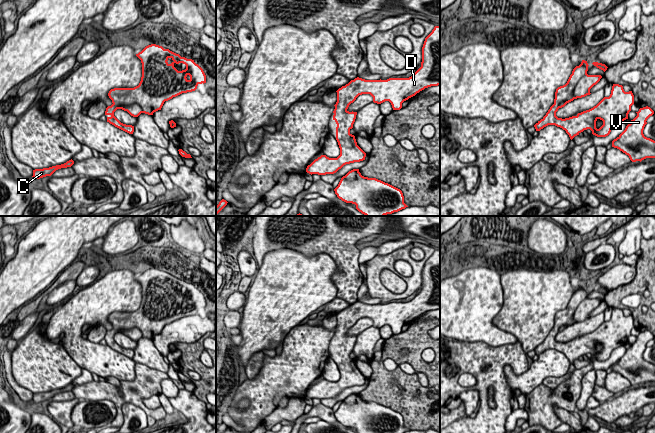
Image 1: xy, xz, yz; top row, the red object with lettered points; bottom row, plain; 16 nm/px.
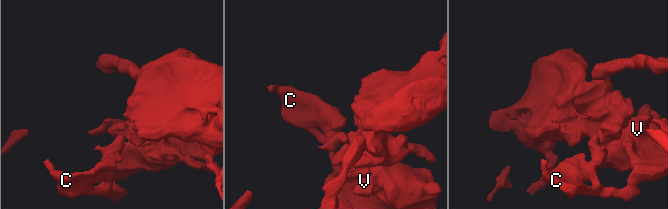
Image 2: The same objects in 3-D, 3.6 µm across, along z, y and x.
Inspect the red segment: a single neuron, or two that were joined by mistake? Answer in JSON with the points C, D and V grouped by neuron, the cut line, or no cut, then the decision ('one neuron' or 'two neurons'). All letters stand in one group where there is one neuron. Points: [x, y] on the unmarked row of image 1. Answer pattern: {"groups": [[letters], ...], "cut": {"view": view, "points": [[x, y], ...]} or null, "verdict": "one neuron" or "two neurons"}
{"groups": [["C", "D", "V"]], "cut": null, "verdict": "one neuron"}

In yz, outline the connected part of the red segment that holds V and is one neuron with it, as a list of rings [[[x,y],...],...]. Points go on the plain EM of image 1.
[[[646,330],[640,332],[637,340],[631,344],[625,354],[612,365],[612,371],[619,373],[629,380],[632,386],[646,382],[655,382],[655,365],[643,358],[647,343],[654,335]]]

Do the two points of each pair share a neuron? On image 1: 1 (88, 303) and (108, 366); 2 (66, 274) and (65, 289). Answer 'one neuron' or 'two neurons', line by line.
1: one neuron
2: two neurons

